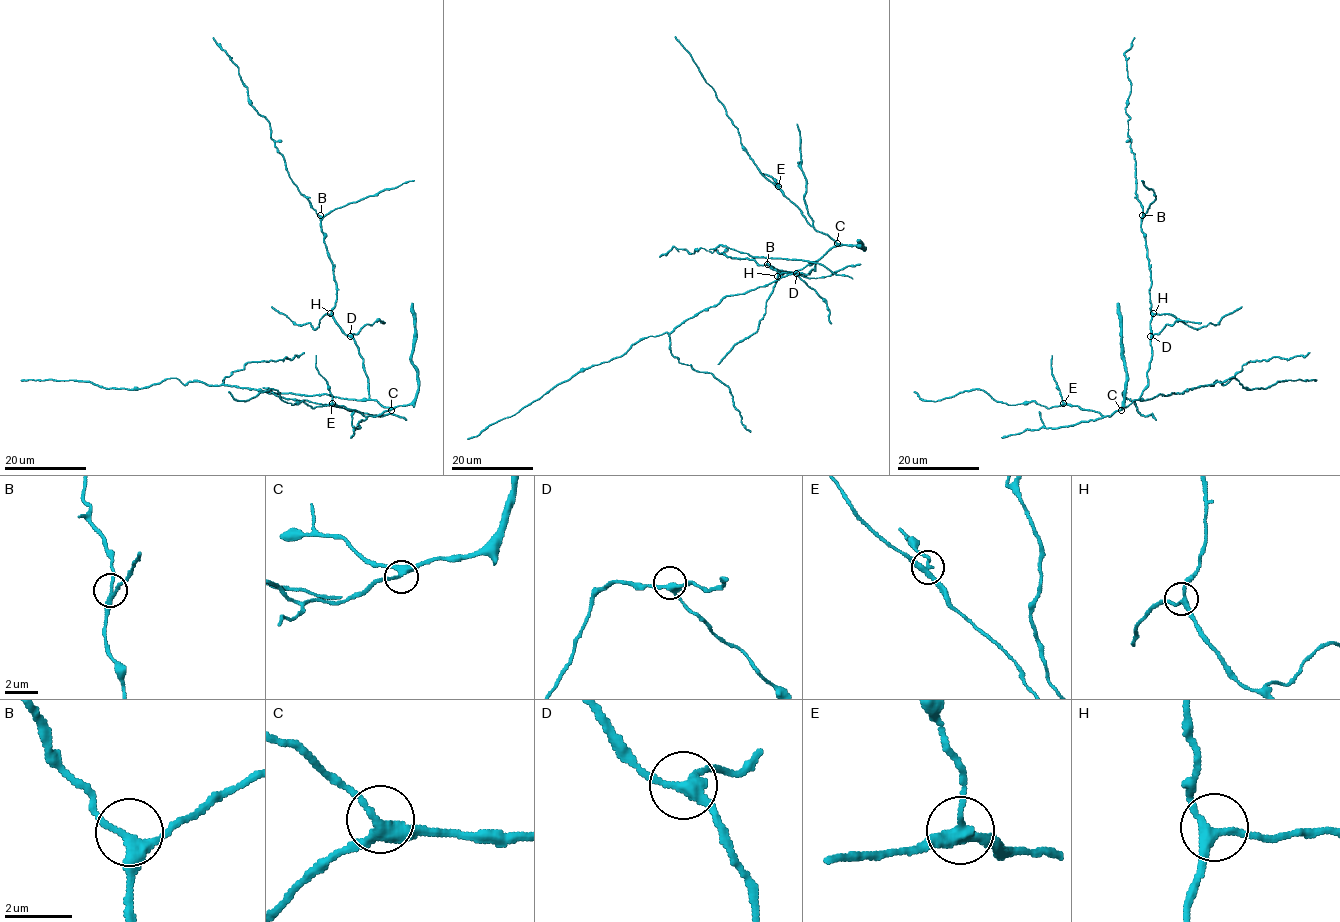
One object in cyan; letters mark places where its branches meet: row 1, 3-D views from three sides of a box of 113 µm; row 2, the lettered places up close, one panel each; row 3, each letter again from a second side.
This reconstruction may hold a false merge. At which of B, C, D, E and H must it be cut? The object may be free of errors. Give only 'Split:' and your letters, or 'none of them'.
Split: E

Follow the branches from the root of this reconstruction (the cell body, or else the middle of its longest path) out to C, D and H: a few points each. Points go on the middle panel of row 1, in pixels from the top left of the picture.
C: (815, 266), (837, 243)
D: (815, 266), (815, 271), (807, 275), (796, 273)
H: (815, 266), (815, 271), (807, 275), (782, 273), (777, 276)

